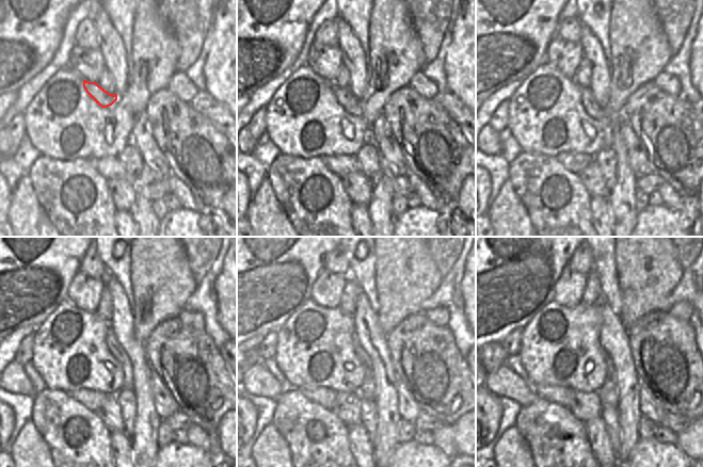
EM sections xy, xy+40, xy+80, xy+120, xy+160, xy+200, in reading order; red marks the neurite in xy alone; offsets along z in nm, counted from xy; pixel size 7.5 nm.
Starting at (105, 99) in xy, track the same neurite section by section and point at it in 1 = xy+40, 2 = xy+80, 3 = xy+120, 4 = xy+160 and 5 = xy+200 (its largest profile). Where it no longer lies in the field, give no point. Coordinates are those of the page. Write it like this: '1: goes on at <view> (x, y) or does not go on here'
1: goes on at xy+40 (346, 98)
2: goes on at xy+80 (590, 105)
3: goes on at xy+120 (115, 348)
4: goes on at xy+160 (368, 387)
5: goes on at xy+200 (608, 392)

